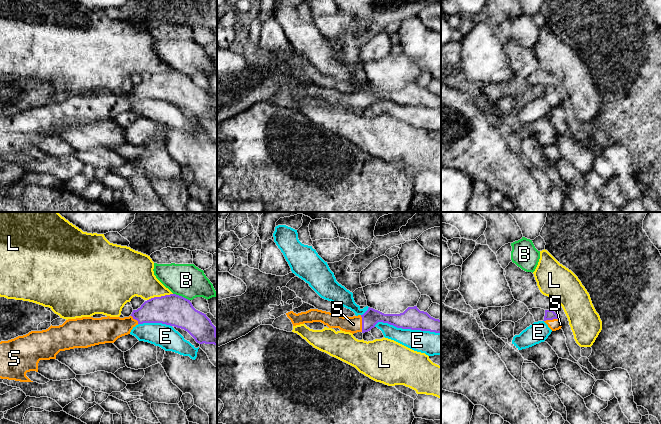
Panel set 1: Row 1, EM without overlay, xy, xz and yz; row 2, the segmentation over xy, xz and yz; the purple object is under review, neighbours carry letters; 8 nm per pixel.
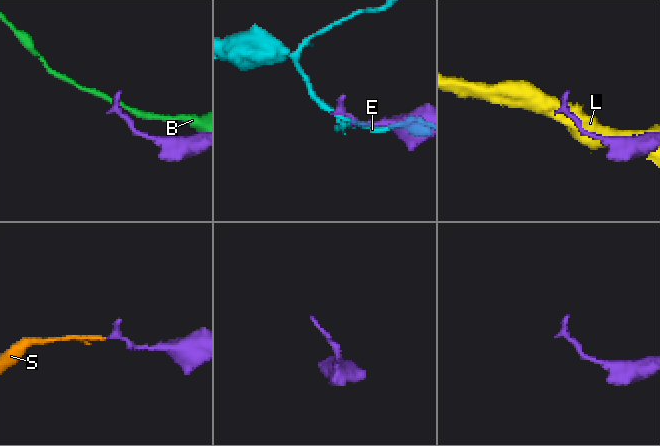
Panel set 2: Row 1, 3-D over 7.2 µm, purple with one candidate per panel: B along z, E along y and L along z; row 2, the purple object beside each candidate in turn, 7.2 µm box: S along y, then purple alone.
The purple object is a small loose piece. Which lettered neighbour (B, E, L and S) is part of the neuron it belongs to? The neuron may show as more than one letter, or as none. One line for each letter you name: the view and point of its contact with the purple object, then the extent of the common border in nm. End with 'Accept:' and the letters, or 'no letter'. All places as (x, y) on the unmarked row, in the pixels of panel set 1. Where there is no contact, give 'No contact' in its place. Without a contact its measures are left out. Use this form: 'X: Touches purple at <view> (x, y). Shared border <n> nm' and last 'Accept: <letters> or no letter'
S: Touches purple at xz (362, 99). Shared border 140 nm
Accept: S

